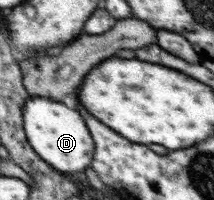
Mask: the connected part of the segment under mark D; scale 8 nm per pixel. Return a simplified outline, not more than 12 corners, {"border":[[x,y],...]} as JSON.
{"border":[[41,96],[23,110],[26,137],[63,174],[95,147],[78,110]]}

